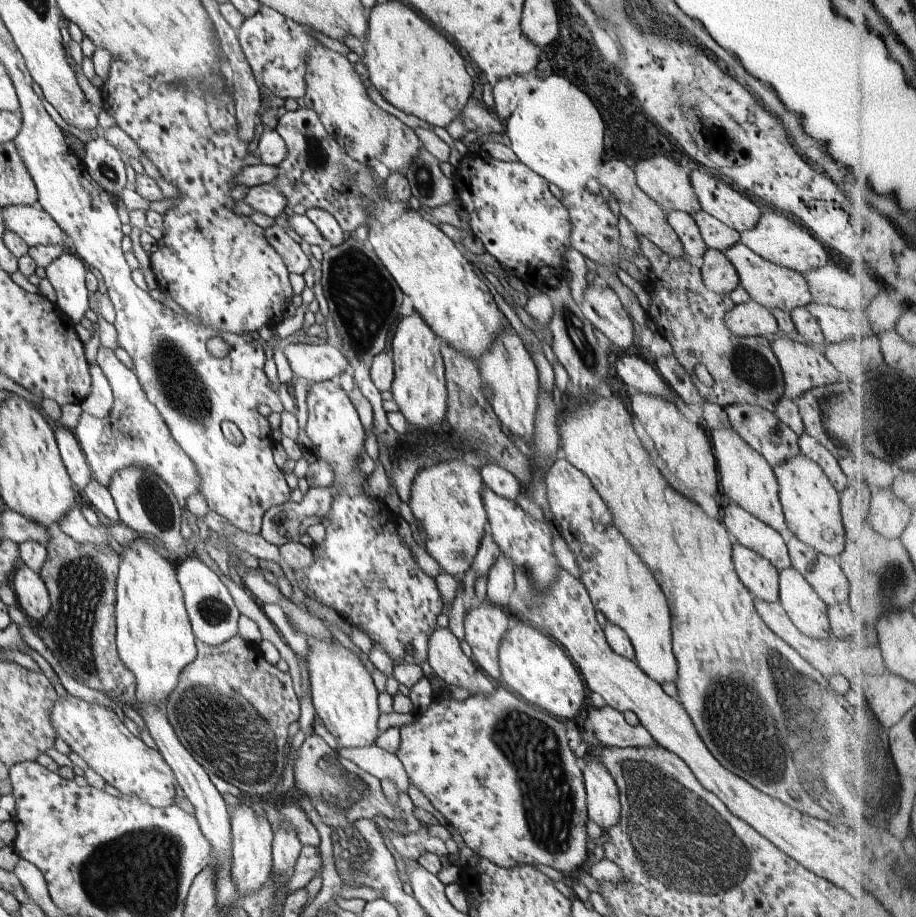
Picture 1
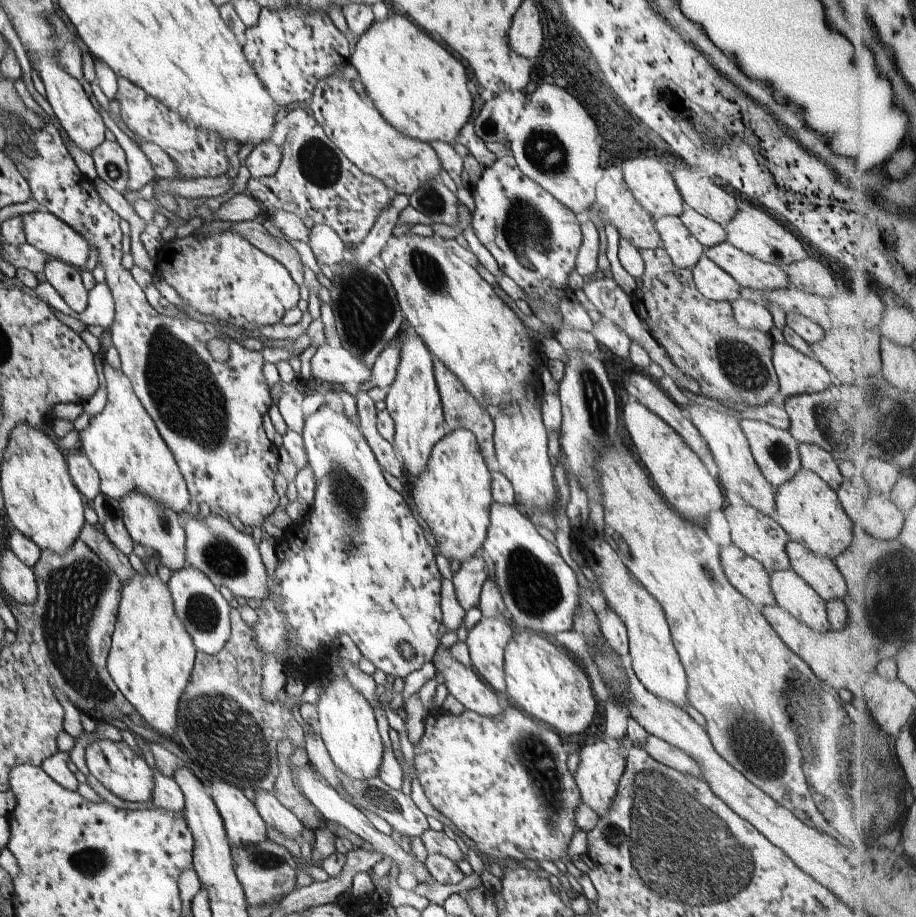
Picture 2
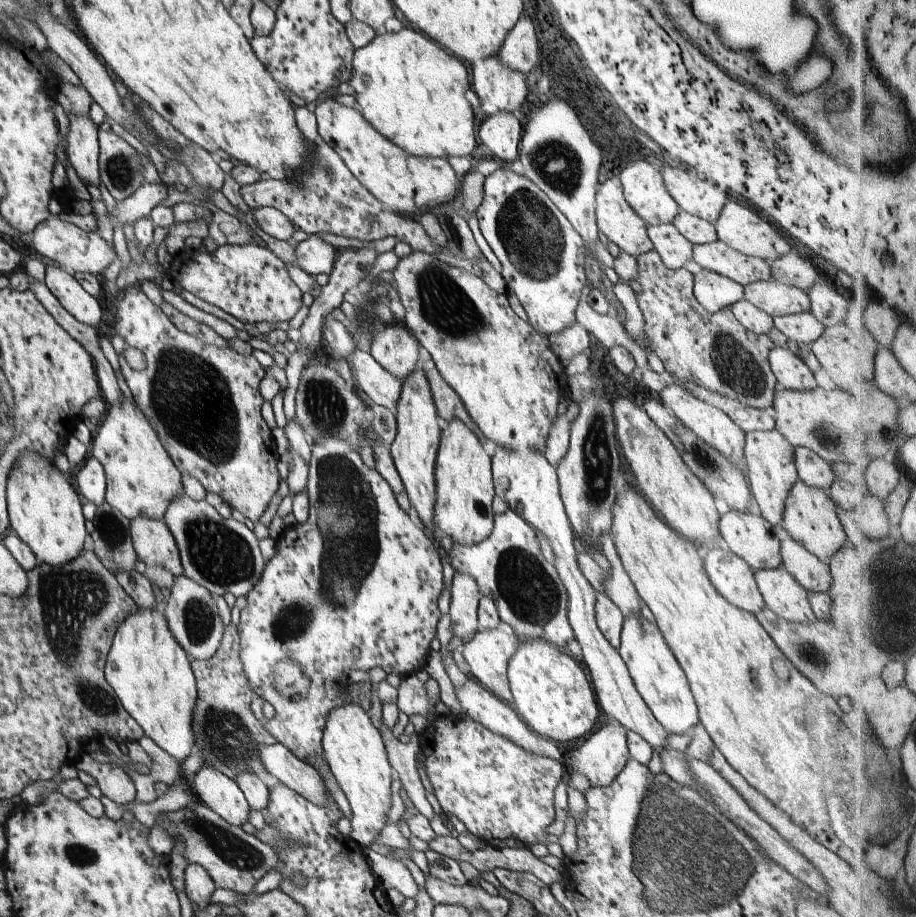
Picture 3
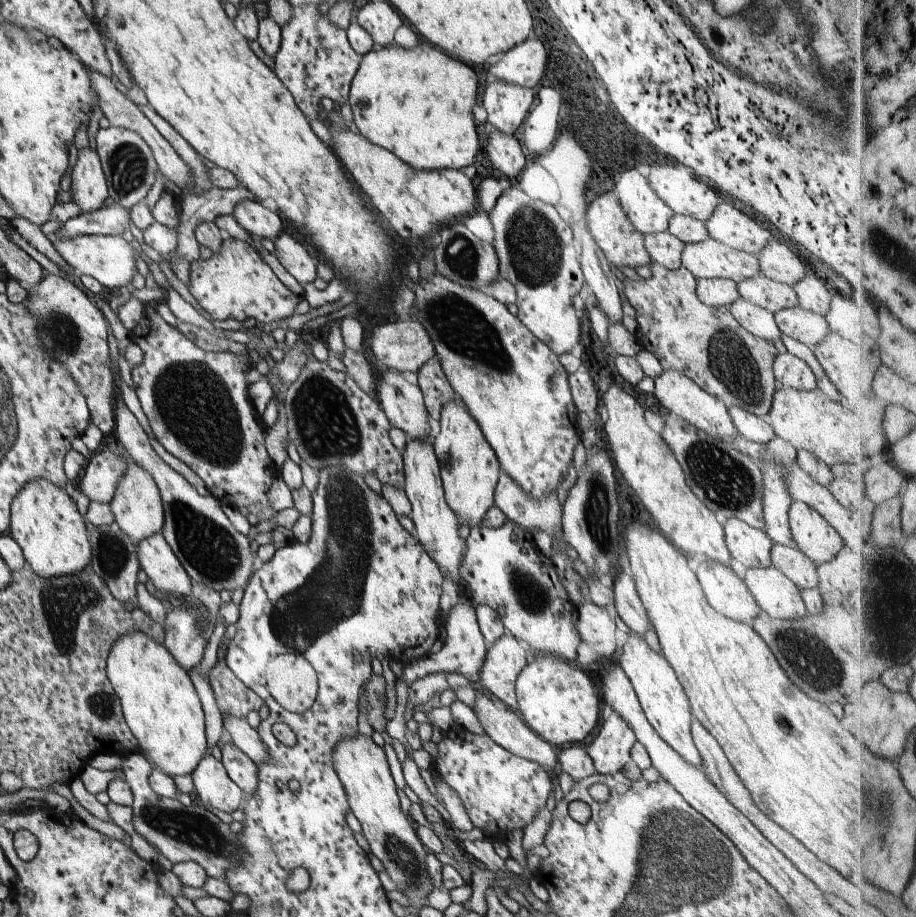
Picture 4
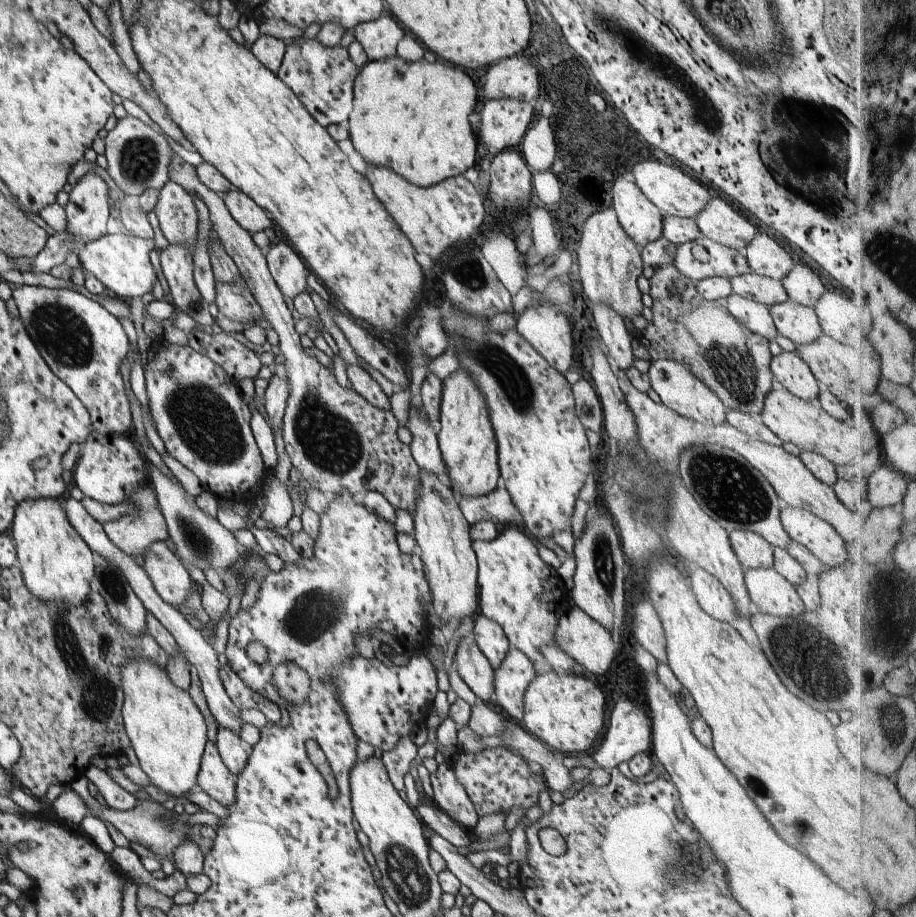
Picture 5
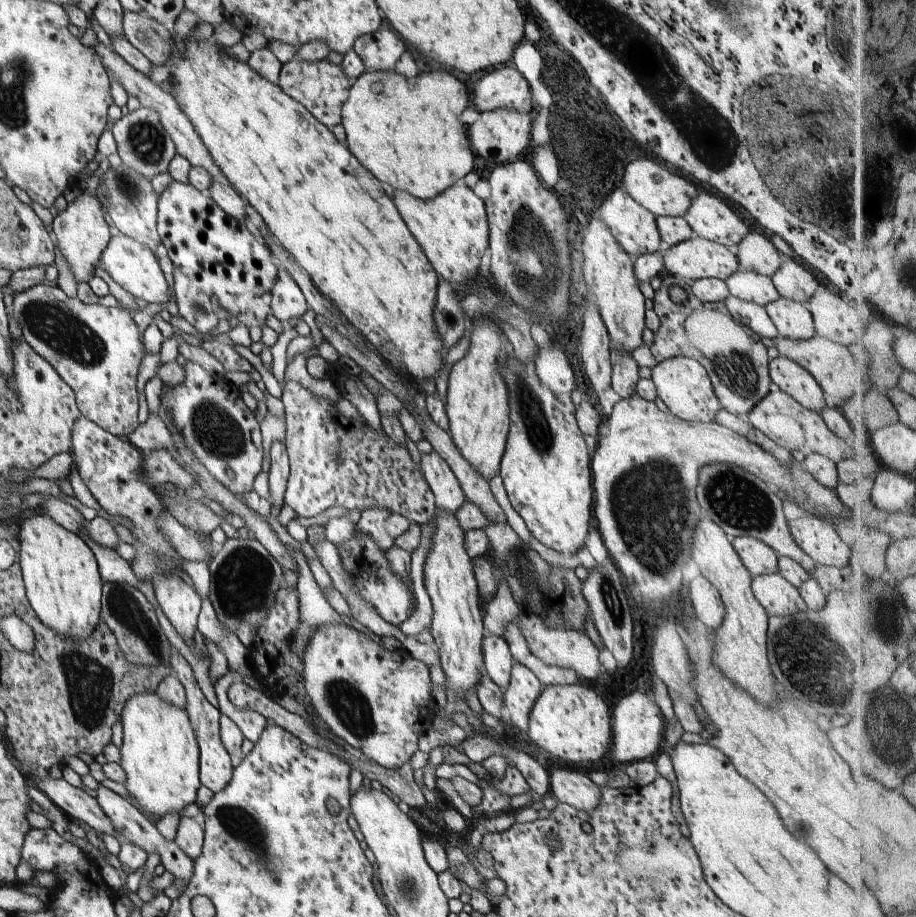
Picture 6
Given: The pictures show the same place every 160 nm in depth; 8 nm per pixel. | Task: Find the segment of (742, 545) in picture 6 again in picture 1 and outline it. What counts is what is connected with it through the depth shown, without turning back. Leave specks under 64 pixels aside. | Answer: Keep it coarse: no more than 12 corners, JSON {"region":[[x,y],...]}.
{"region":[[734,502],[720,517],[730,535],[779,571],[791,567],[776,529]]}

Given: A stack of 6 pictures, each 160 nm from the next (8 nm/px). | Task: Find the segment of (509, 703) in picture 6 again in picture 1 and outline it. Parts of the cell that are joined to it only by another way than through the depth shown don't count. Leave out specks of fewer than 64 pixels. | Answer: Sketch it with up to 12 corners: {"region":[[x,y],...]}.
{"region":[[477,603],[465,640],[486,676],[501,676],[498,649],[512,620],[499,605]]}

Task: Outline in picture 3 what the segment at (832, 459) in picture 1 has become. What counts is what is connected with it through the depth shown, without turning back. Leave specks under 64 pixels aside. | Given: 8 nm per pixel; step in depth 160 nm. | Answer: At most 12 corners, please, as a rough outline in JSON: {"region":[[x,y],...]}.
{"region":[[795,447],[799,479],[828,492],[831,464],[808,447]]}

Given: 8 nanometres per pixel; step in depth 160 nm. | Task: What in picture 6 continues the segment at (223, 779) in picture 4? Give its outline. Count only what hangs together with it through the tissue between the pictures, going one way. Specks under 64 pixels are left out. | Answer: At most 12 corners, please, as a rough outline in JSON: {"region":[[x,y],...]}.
{"region":[[172,647],[186,714],[200,752],[201,784],[220,792],[233,776],[220,739],[222,713],[206,700],[190,664]]}

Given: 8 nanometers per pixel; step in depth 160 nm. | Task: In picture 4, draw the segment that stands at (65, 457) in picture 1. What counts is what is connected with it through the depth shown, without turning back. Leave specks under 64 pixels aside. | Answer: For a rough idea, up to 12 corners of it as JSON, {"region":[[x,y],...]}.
{"region":[[104,448],[87,461],[80,490],[109,503],[126,469],[125,457]]}

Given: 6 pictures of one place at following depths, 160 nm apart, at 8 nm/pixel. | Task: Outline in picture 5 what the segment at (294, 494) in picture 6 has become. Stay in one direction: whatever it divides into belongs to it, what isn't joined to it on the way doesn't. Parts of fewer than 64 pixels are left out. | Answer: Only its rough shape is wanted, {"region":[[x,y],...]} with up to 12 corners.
{"region":[[174,155],[168,173],[280,338],[282,438],[329,499],[378,492],[413,515],[420,468],[394,414],[304,352],[253,236]]}

